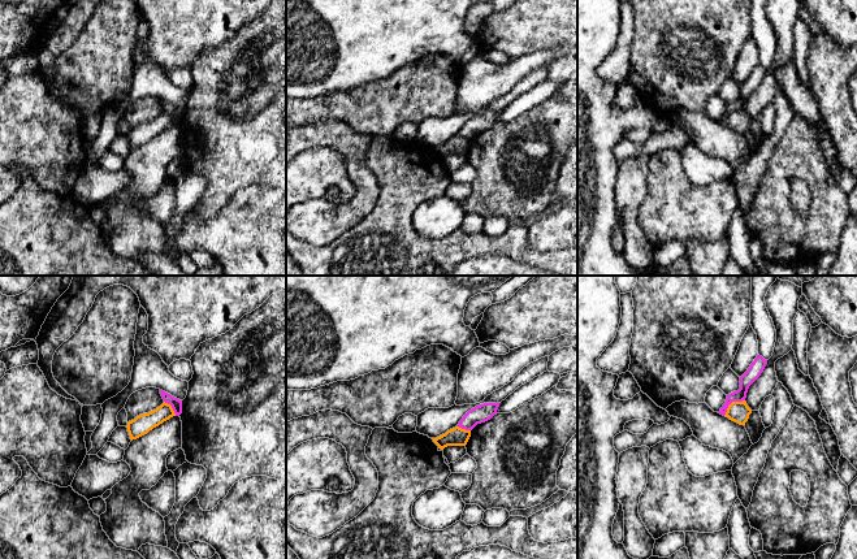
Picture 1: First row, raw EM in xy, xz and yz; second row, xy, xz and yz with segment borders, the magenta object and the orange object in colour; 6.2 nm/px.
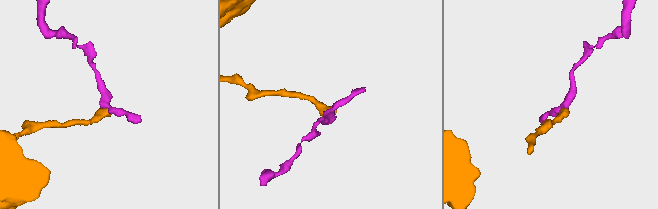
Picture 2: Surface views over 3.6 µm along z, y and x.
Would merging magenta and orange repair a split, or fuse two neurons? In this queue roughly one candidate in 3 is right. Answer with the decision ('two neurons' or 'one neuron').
two neurons

